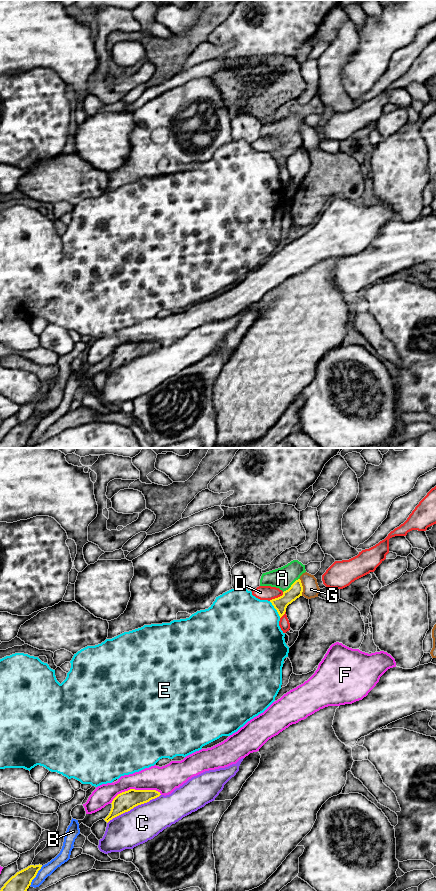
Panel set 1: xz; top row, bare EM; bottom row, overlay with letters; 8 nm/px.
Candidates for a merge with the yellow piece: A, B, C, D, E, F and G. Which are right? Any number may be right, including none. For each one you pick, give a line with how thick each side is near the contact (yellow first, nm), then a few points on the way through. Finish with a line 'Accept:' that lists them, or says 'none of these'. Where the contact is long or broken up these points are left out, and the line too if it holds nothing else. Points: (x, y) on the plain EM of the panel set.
A: 110/170 nm
Accept: A

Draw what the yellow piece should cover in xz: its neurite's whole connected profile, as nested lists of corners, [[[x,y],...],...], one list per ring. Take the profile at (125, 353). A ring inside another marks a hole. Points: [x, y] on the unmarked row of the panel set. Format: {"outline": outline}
{"outline": [[[135,342],[118,346],[112,353],[112,360],[109,367],[104,371],[107,375],[113,370],[130,363],[134,359],[147,355],[161,346],[156,342]]]}

